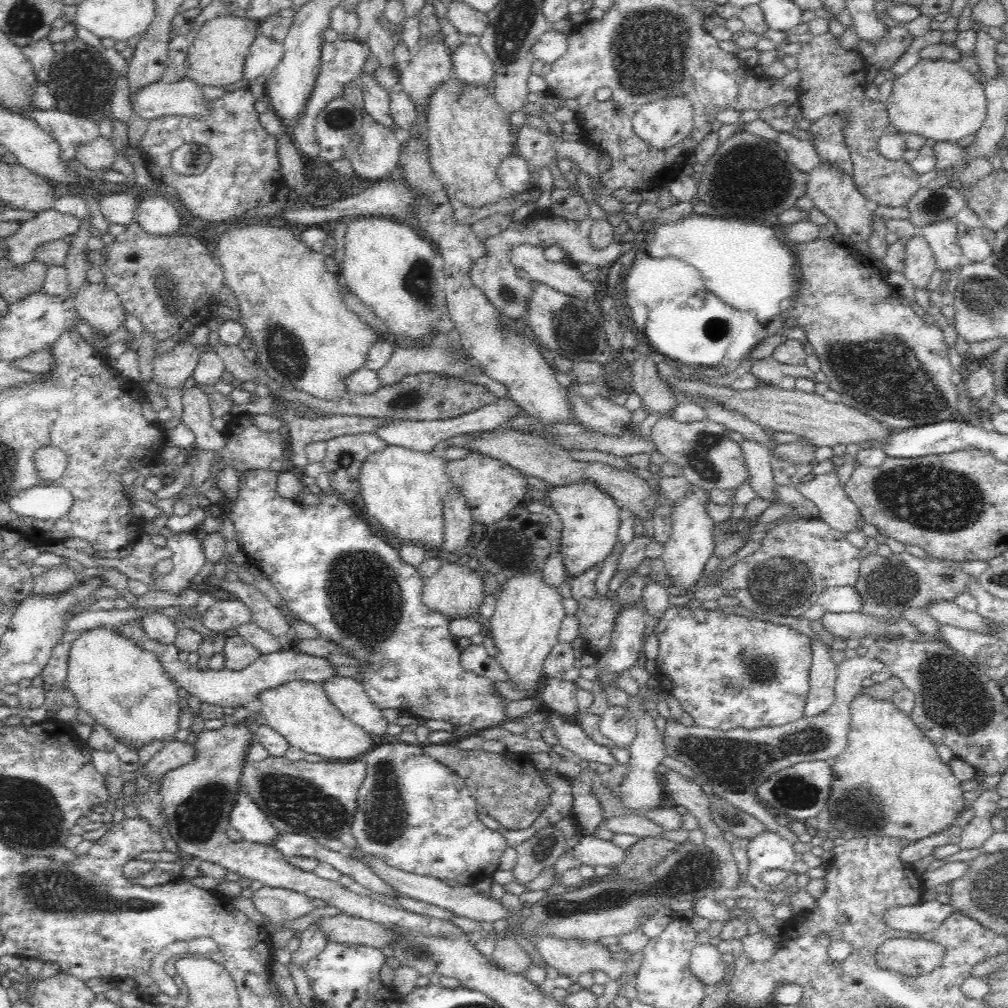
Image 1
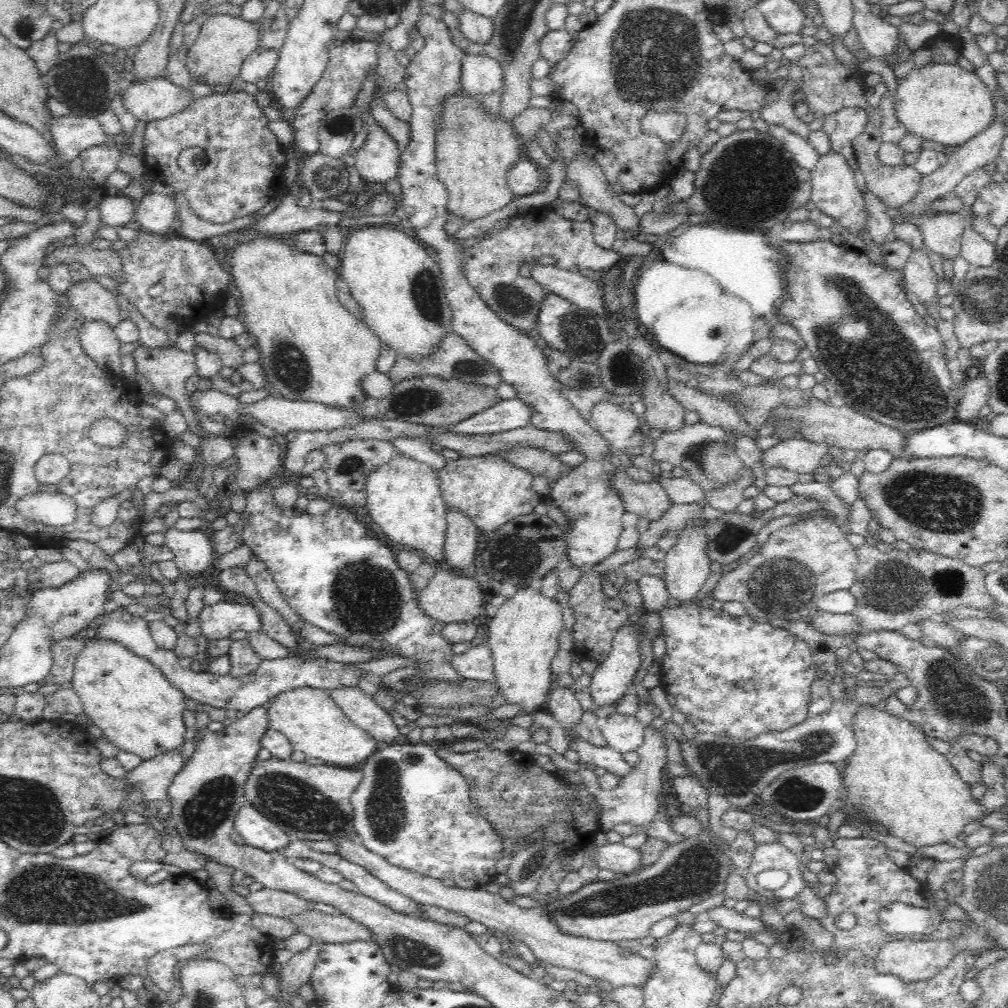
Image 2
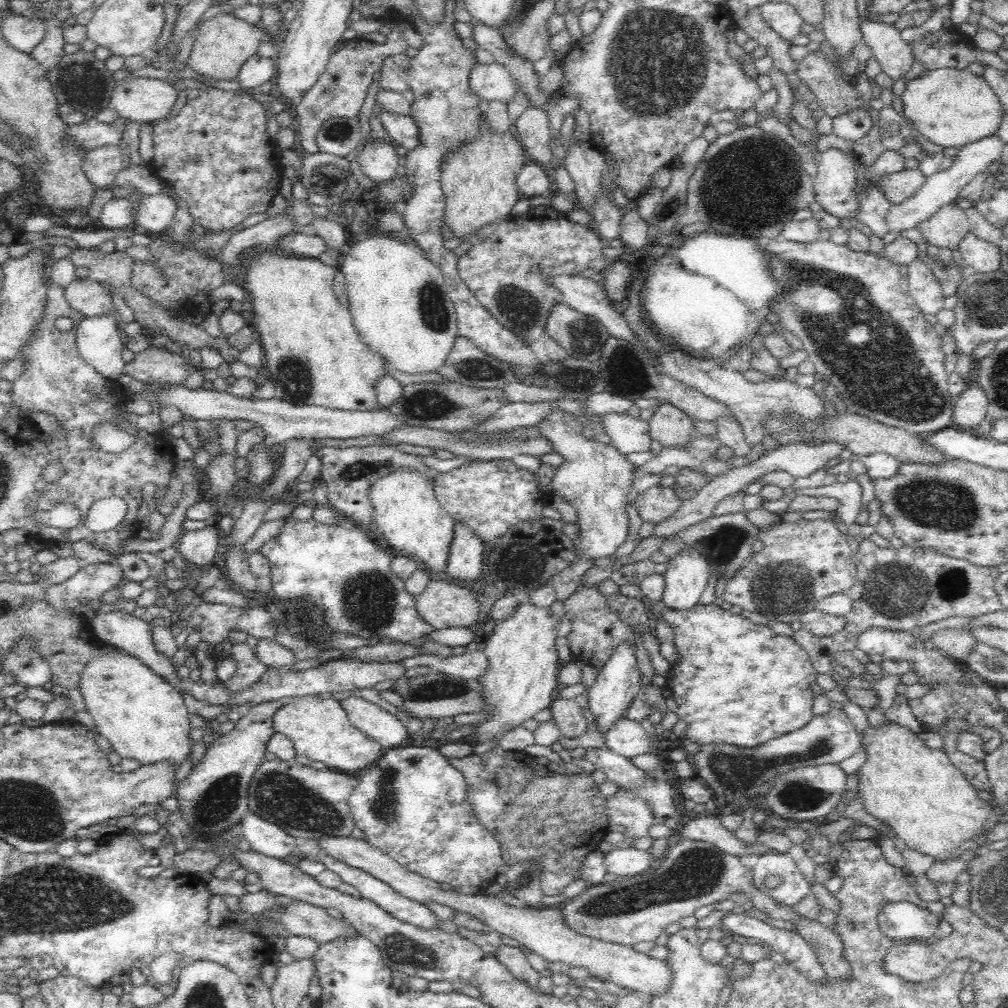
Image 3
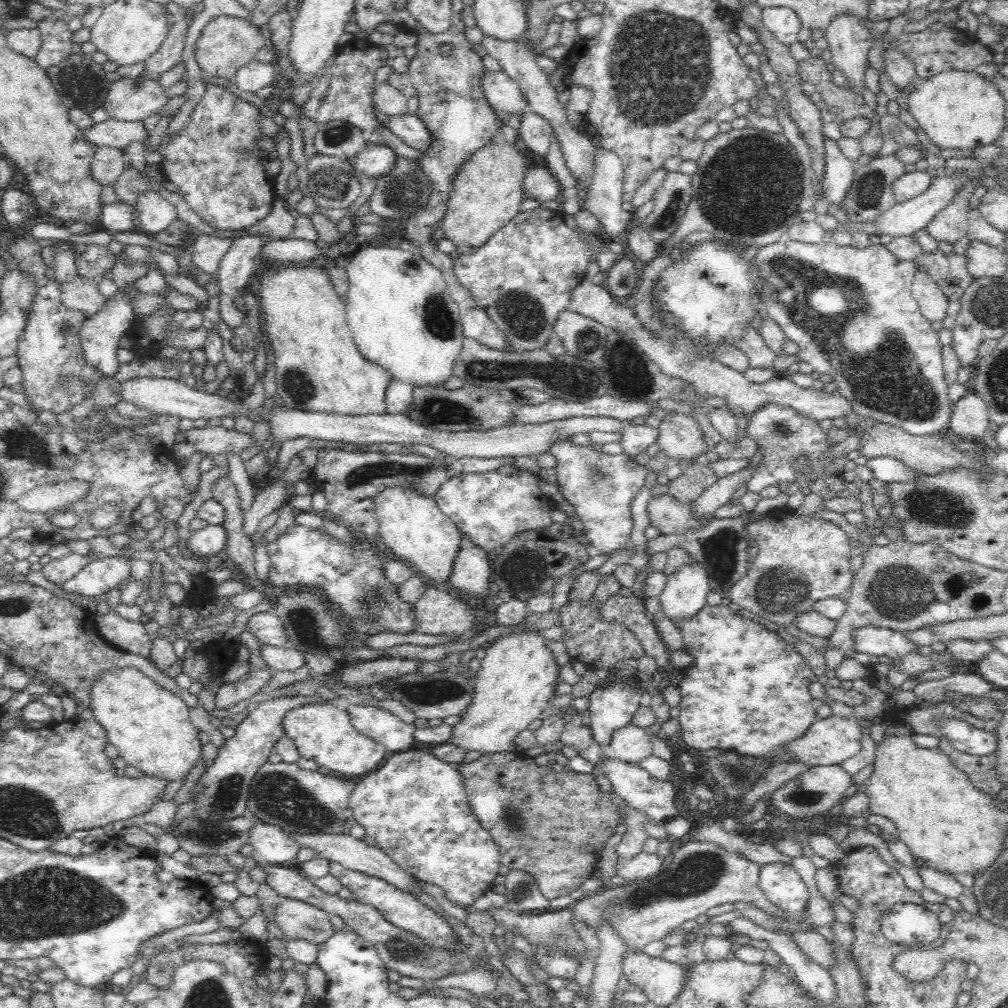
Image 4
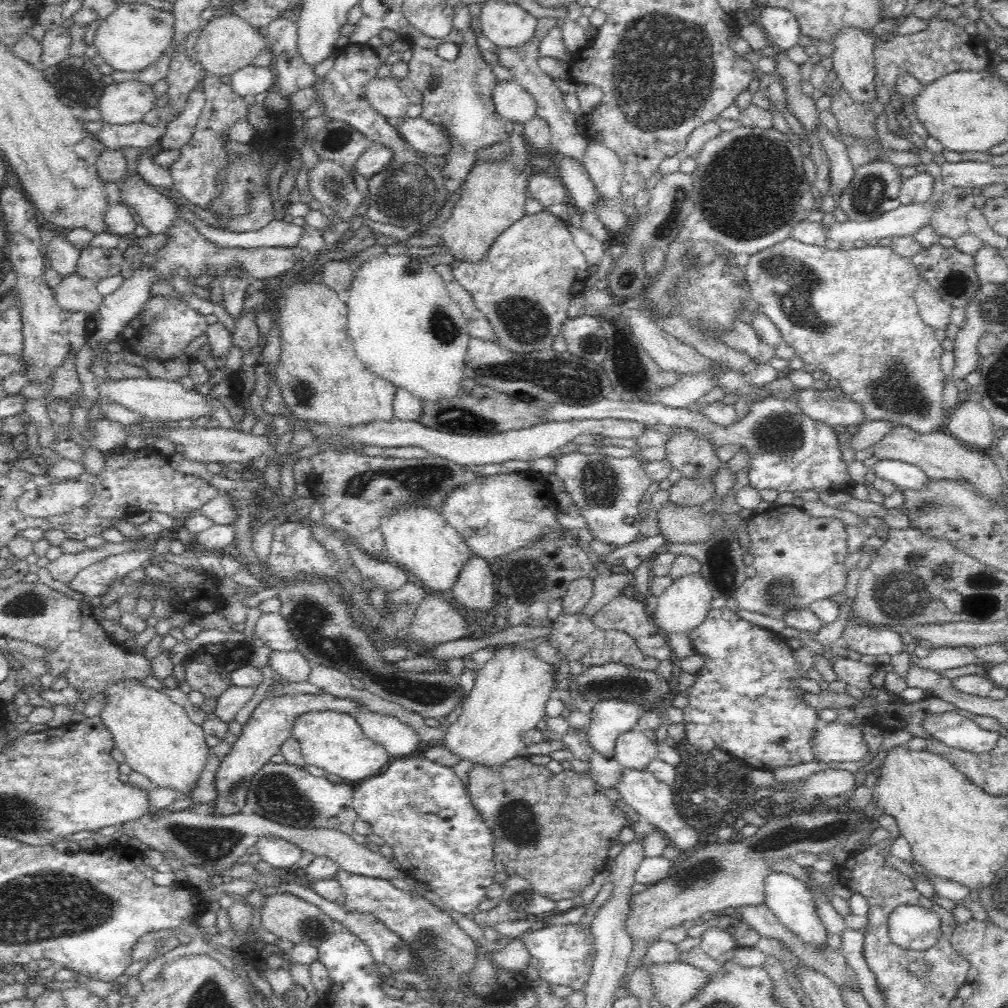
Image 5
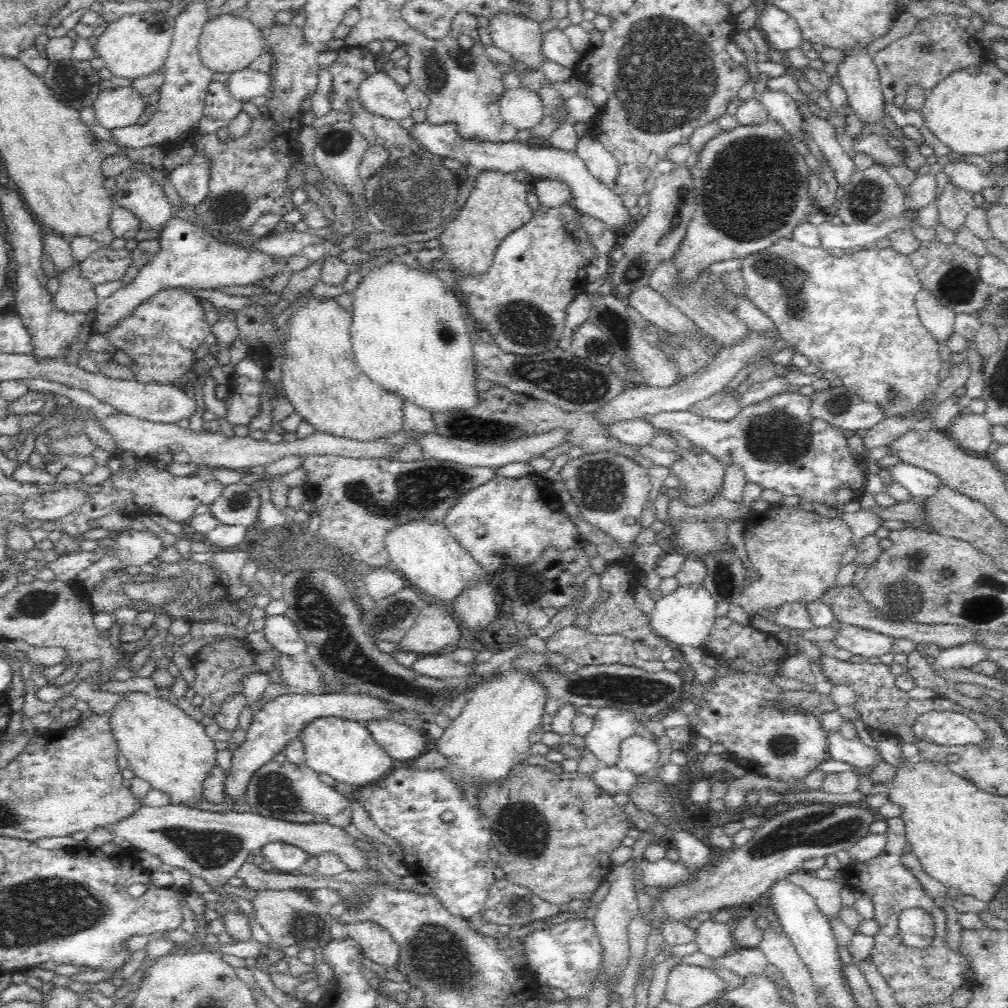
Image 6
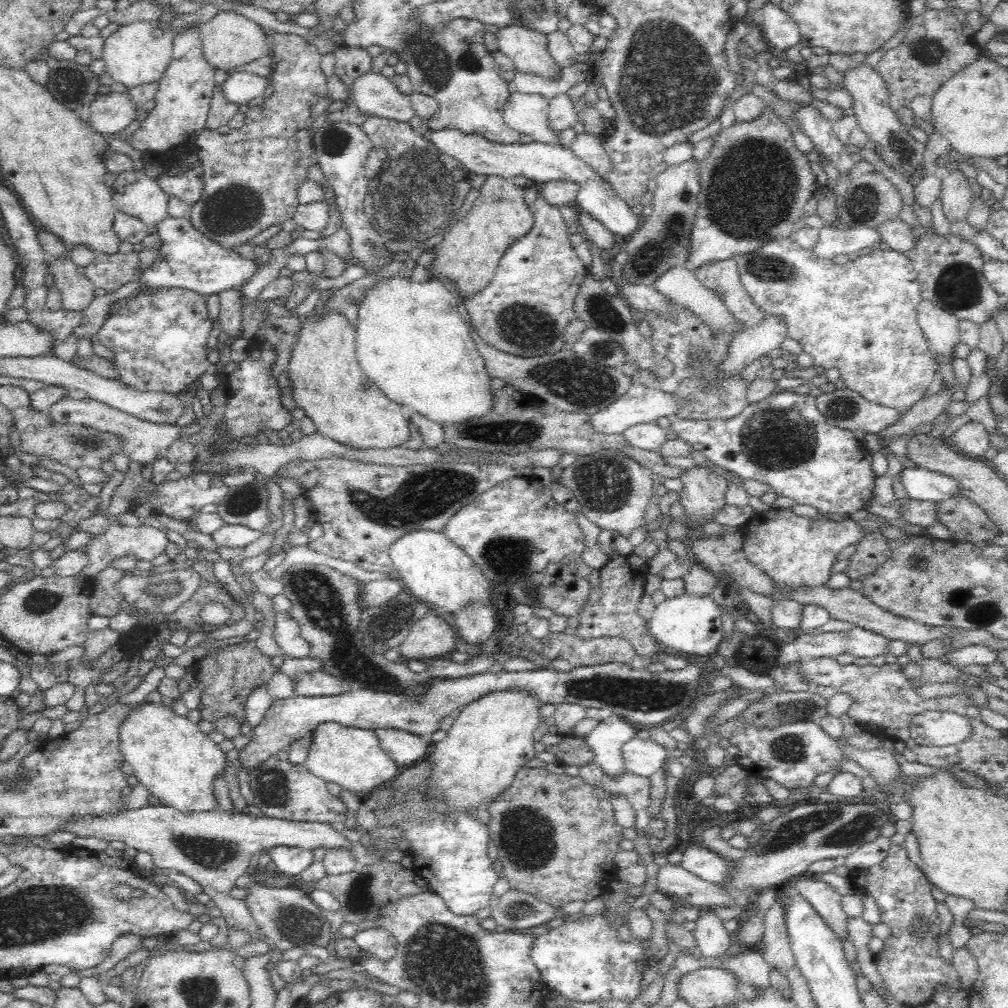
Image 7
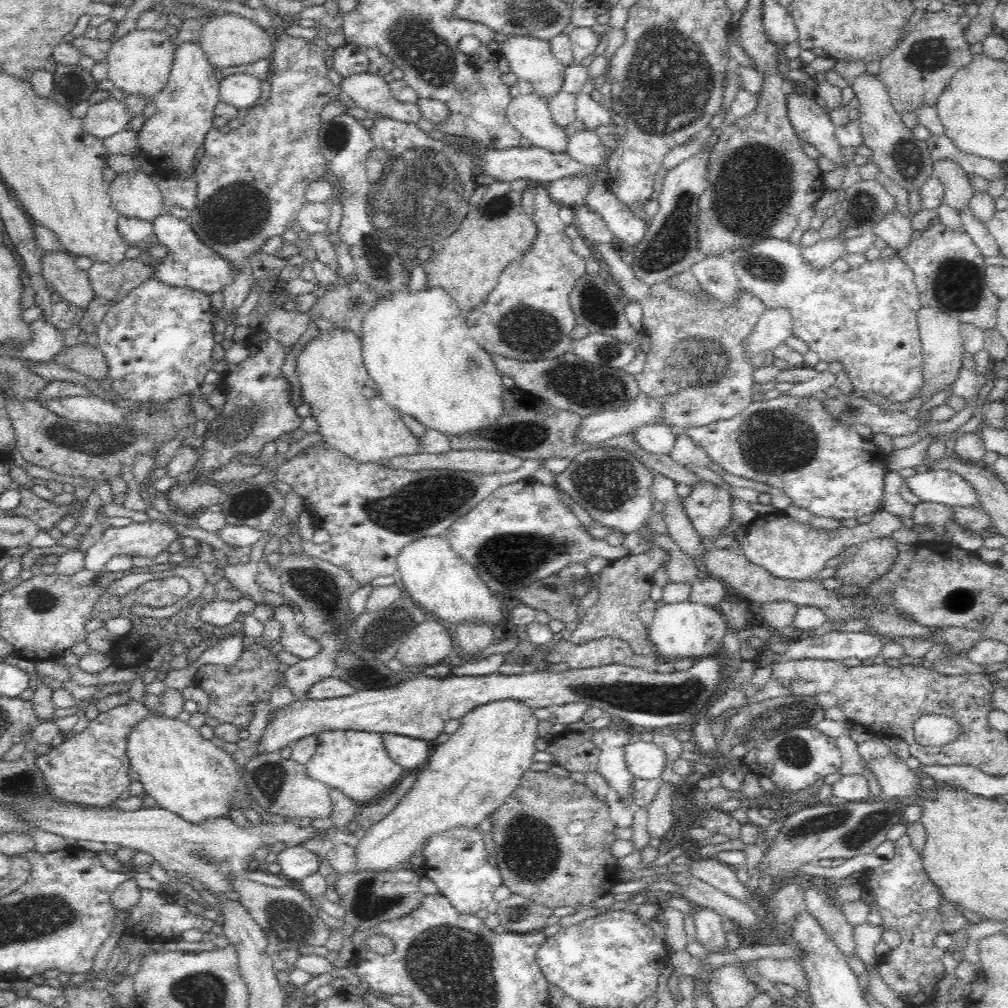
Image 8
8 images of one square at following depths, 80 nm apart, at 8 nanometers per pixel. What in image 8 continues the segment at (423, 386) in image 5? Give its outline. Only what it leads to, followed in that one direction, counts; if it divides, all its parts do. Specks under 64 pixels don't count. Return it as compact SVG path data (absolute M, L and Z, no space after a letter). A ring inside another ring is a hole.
M434 286L414 292L406 288L377 297L364 314L359 340L366 372L377 384L384 402L412 416L424 428L434 428L445 436L474 436L492 426L503 413L501 396L505 387L502 376L494 369L487 352L471 338L461 308L446 289Z

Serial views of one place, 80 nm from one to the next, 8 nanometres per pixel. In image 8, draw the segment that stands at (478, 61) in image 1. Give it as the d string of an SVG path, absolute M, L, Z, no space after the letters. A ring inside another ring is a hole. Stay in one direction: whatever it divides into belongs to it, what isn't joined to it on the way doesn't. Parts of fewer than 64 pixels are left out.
M520 94L511 98L505 115L508 122L532 145L552 152L567 150L569 138L552 120L549 102L538 94Z

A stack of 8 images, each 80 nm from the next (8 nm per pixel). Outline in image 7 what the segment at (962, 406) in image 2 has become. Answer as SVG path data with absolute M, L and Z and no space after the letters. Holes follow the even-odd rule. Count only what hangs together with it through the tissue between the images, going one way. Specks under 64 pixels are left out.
M966 422L953 433L952 441L960 454L984 459L984 453L991 447L991 434L982 422Z

